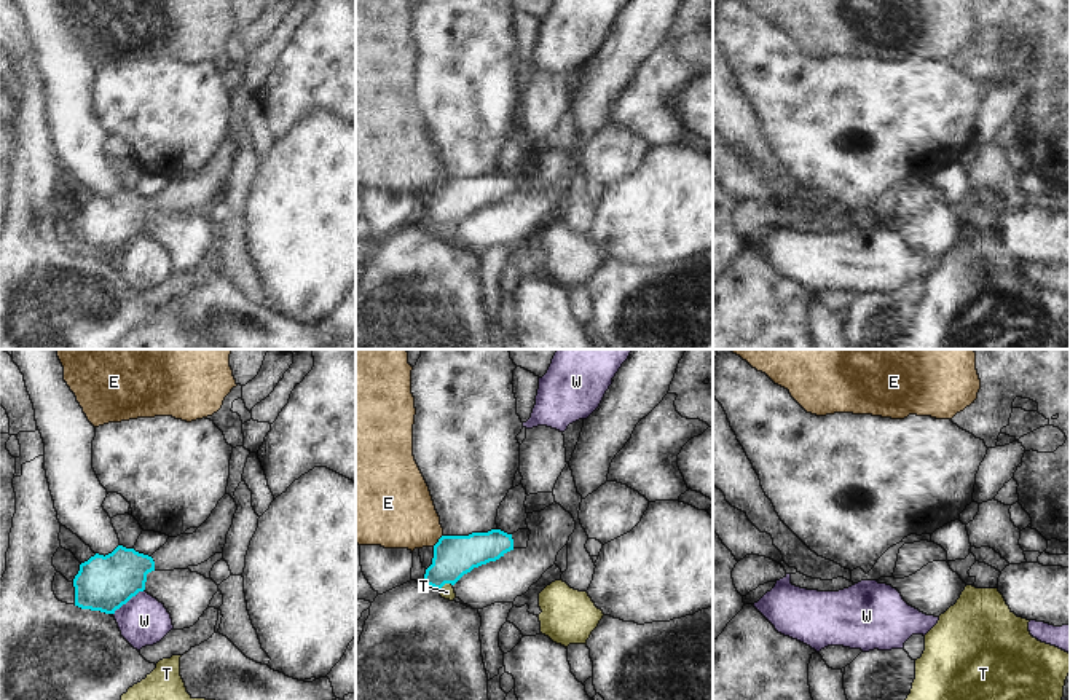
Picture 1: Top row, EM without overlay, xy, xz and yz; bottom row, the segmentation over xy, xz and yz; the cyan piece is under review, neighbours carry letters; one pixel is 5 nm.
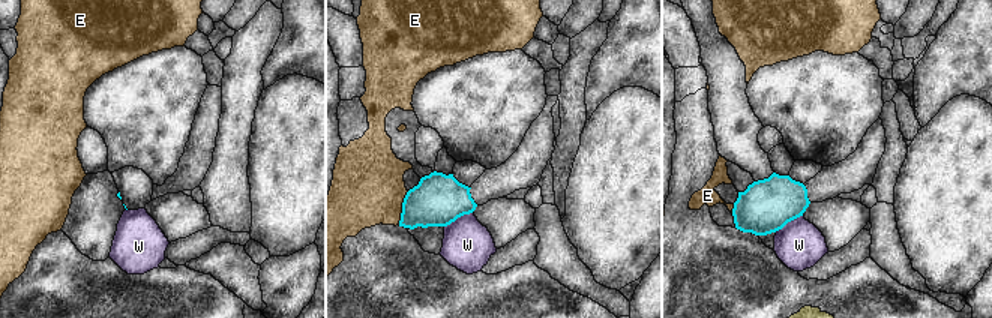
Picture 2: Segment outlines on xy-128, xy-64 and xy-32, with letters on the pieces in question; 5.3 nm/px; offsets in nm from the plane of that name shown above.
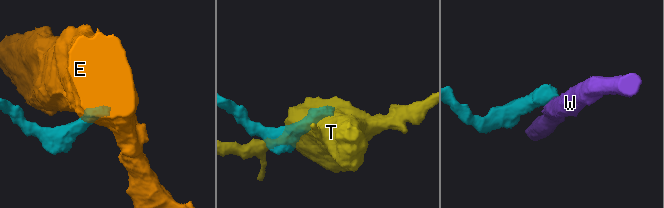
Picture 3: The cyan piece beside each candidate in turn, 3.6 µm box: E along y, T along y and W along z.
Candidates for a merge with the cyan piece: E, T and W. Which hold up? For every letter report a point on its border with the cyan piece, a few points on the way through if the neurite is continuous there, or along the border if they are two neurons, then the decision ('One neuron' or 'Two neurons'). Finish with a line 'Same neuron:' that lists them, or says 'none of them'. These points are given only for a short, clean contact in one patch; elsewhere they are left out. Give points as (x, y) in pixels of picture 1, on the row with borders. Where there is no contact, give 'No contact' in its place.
E: Touches cyan at xz (439, 541). Boundary: xz (442, 534), (432, 546). Two neurons
T: Touches cyan at xz (445, 582). Boundary: xz (452, 584), (445, 584), (439, 590). Two neurons
W: Touches cyan at xy (126, 601). Boundary: xy (142, 590), (133, 595), (114, 614). Two neurons
Same neuron: none of them.

